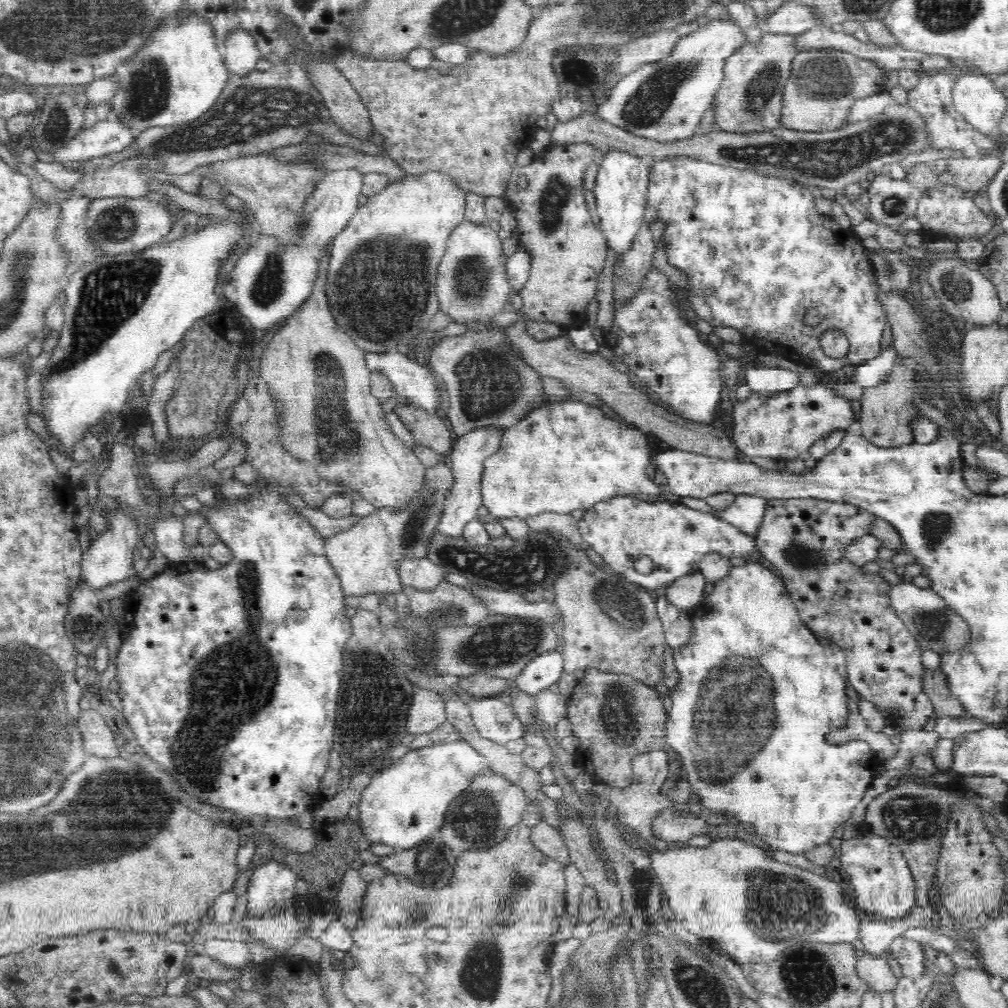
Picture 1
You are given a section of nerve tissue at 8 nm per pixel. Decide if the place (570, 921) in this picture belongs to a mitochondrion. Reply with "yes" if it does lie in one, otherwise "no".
no

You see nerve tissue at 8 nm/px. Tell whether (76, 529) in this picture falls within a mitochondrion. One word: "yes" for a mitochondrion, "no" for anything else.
no

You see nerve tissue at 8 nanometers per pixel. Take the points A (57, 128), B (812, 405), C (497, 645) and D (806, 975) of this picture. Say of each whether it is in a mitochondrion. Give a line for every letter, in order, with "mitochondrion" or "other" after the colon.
A: mitochondrion
B: other
C: mitochondrion
D: mitochondrion

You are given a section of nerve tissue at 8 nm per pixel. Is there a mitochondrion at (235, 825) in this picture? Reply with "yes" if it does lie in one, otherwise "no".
no

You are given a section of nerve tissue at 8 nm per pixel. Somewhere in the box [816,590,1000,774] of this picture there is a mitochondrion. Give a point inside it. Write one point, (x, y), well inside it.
(934, 624)

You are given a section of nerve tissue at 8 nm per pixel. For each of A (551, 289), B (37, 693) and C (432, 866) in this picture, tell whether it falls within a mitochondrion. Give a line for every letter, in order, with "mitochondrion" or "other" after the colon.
A: other
B: mitochondrion
C: mitochondrion

